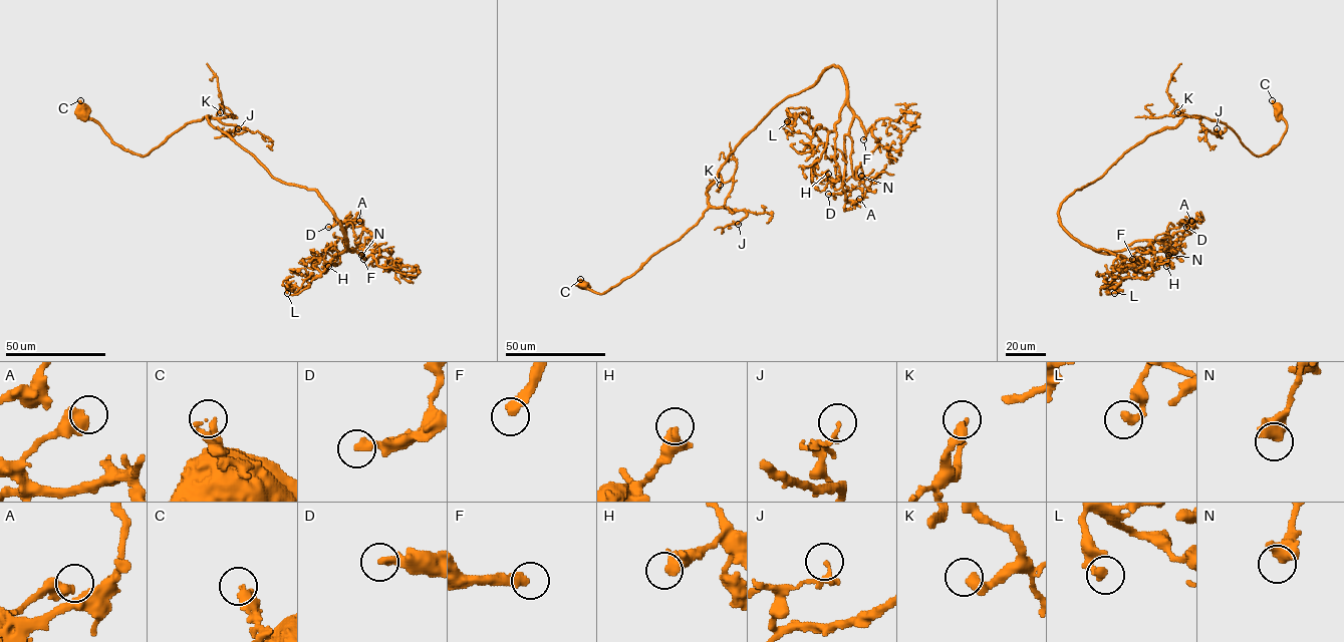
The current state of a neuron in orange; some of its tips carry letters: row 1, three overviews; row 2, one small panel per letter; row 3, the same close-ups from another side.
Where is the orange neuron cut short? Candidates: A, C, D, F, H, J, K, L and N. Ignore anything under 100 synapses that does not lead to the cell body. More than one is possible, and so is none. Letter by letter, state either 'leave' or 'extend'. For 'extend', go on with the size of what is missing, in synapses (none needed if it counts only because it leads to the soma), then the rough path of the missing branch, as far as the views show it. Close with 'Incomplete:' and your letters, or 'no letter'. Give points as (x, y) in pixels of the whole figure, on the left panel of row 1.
A: leave
C: leave
D: leave
F: extend; about 190 synapses; missing branch runs (363, 259), (362, 263), (370, 260), (378, 262), (381, 259), (378, 269), (382, 266)
H: leave
J: leave
K: leave
L: leave
N: leave
Incomplete: F

